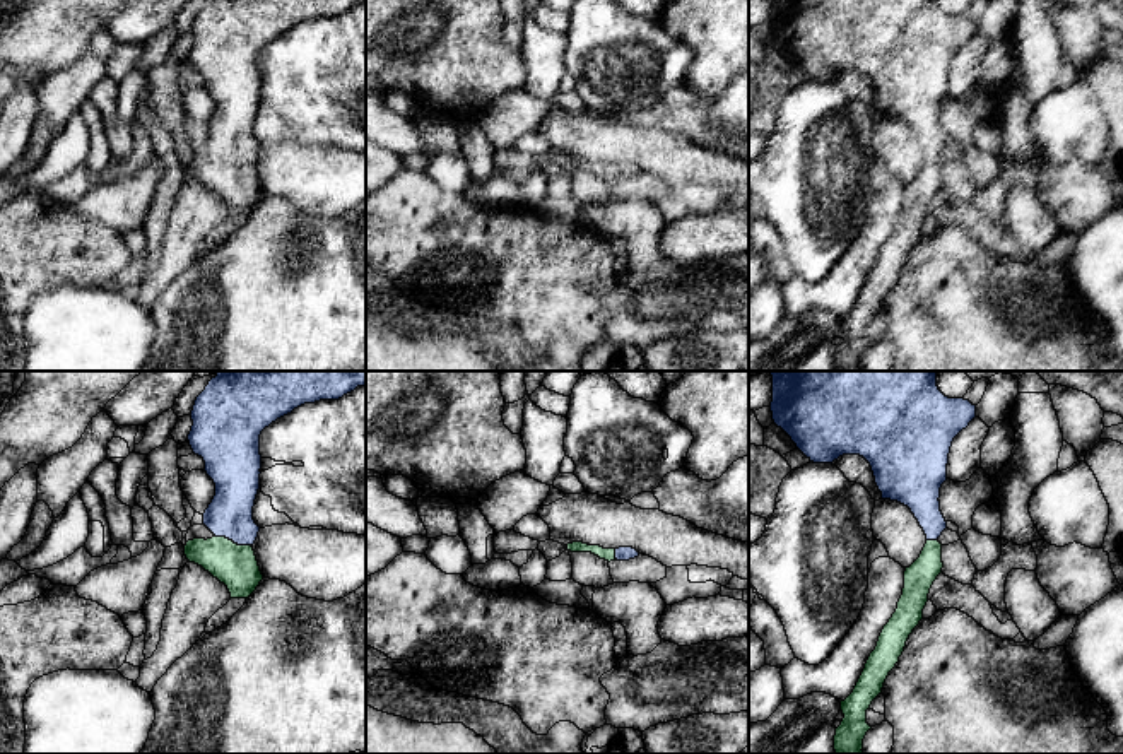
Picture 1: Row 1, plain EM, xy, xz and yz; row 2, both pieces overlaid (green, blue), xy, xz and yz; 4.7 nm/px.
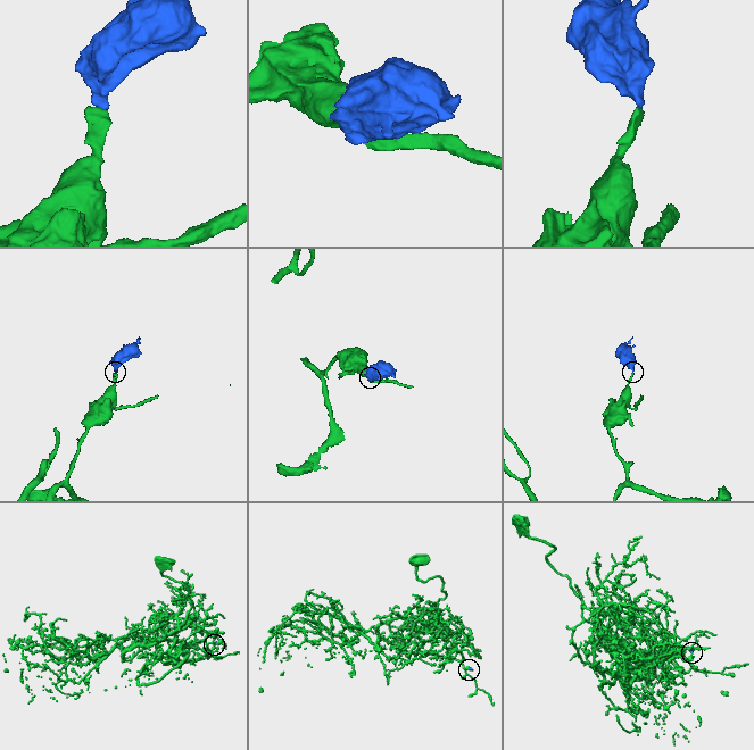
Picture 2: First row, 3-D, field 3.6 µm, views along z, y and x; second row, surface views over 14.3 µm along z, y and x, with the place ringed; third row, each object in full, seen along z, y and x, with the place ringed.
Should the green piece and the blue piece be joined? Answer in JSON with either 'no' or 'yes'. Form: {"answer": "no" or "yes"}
{"answer": "yes"}

